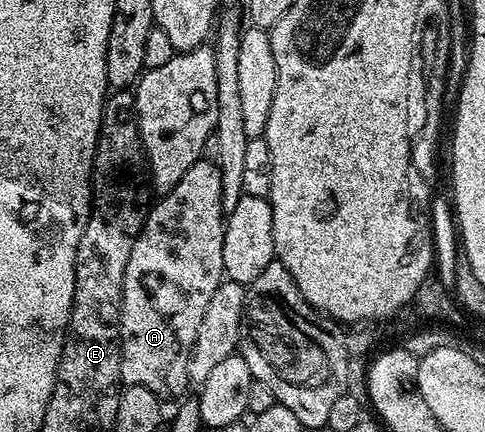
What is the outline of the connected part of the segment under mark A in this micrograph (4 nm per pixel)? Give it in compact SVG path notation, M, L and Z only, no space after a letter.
M199 159L179 178L174 188L160 197L161 201L154 203L149 209L149 216L145 219L143 230L137 236L135 246L131 250L131 258L125 267L125 281L123 282L123 298L121 299L121 379L128 386L143 386L151 390L151 394L162 398L186 395L185 388L190 387L189 382L189 357L193 354L195 338L199 334L199 325L203 323L203 314L207 314L207 302L211 302L211 294L221 284L225 276L223 266L223 238L225 237L226 217L221 211L221 199L223 198L223 182L221 181L221 169L212 160Z

